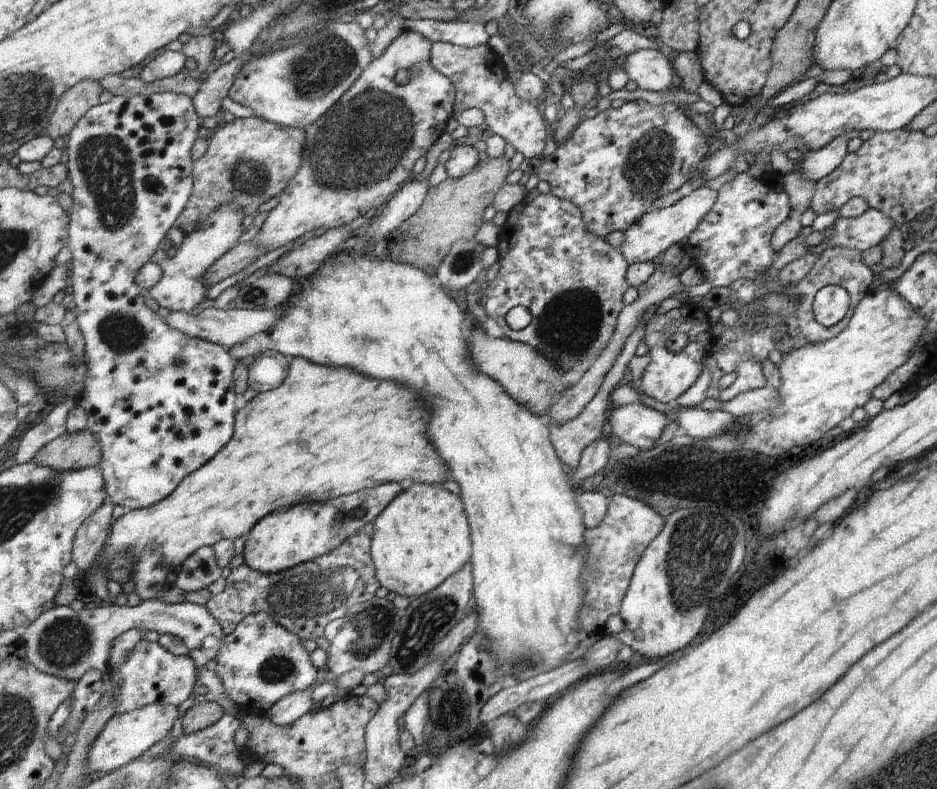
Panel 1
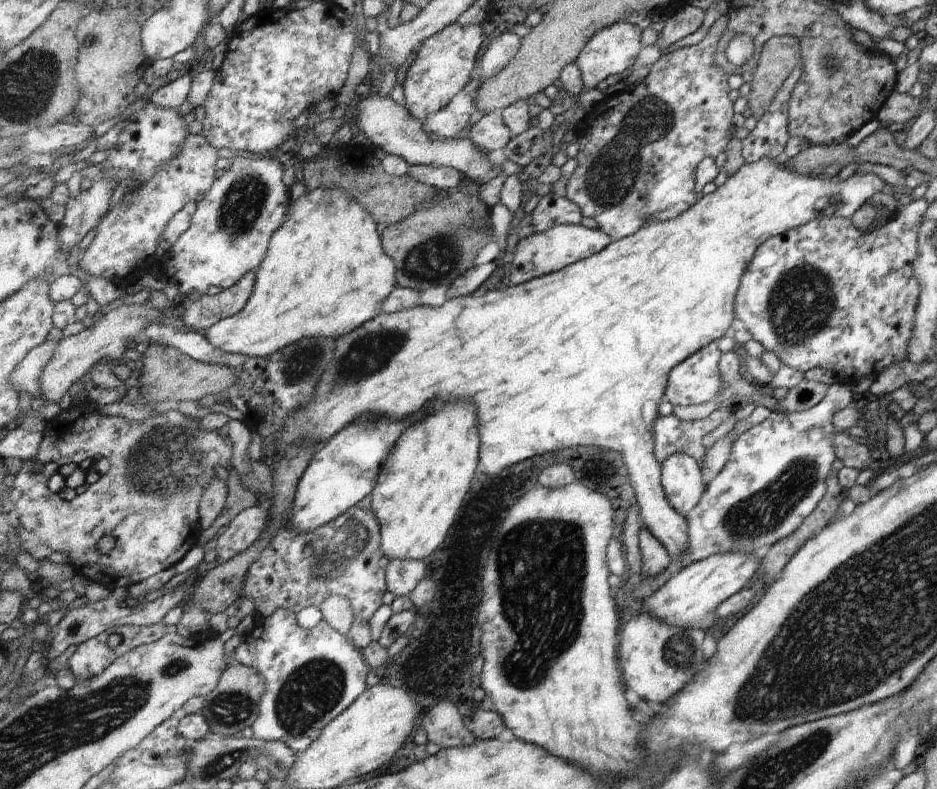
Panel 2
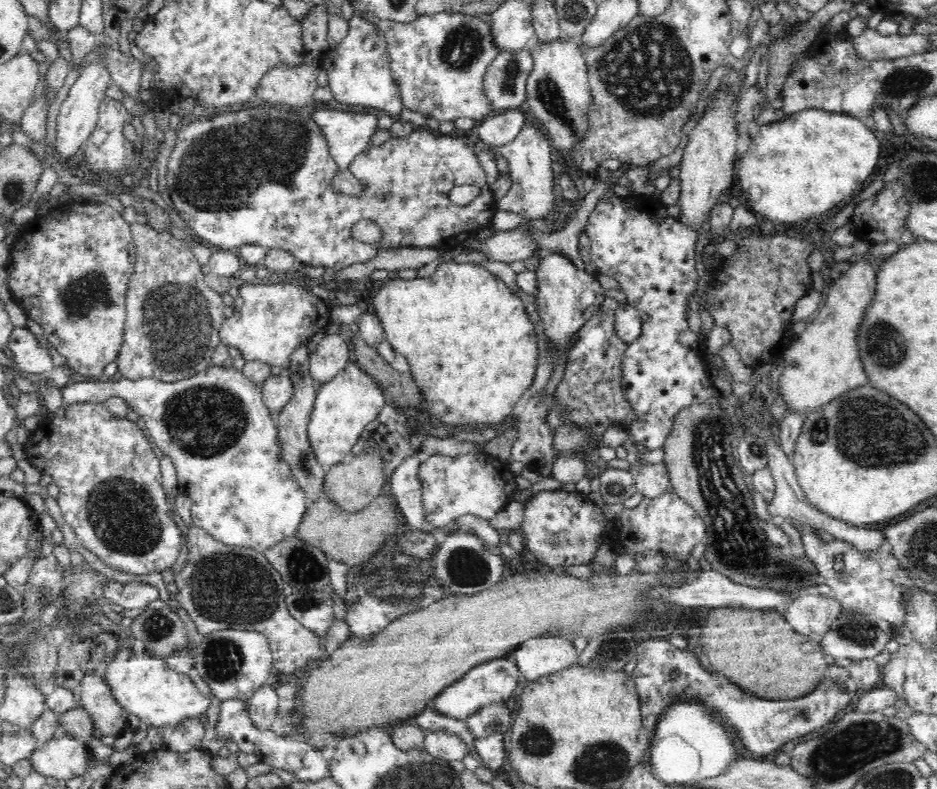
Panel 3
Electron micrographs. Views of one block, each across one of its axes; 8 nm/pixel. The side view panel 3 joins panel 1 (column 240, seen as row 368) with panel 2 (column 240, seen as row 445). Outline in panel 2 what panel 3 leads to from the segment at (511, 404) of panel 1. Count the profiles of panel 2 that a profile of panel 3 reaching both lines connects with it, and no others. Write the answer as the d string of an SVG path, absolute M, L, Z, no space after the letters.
M321 187L305 191L289 206L285 224L272 236L268 256L257 268L256 289L249 304L237 316L206 330L207 340L229 354L265 358L304 338L341 338L372 321L398 286L397 265L389 256L377 230L376 219L347 190Z

